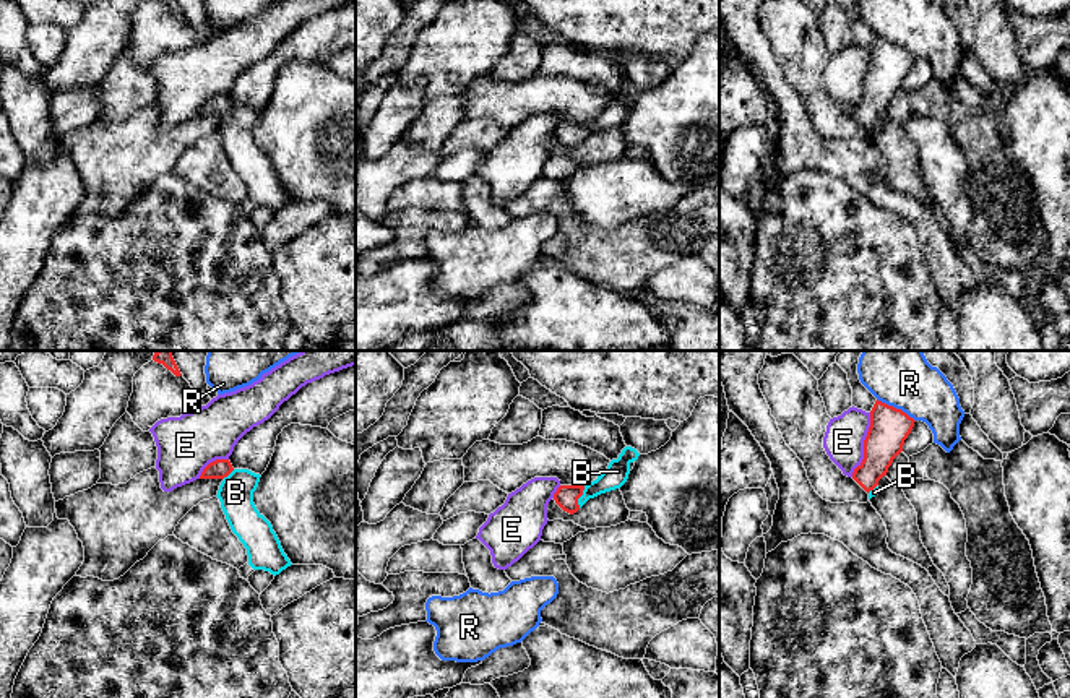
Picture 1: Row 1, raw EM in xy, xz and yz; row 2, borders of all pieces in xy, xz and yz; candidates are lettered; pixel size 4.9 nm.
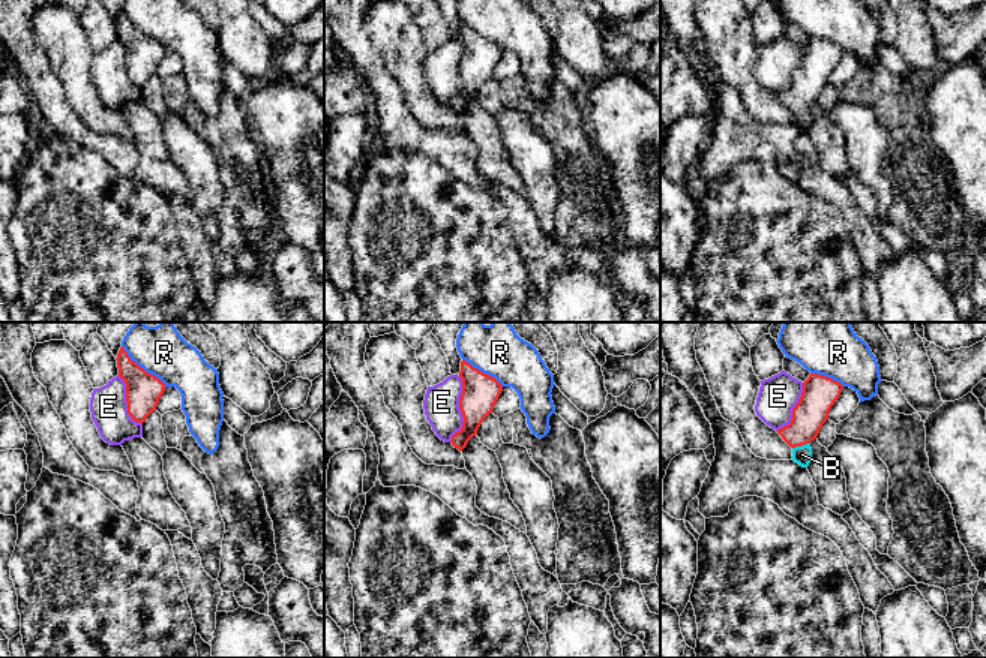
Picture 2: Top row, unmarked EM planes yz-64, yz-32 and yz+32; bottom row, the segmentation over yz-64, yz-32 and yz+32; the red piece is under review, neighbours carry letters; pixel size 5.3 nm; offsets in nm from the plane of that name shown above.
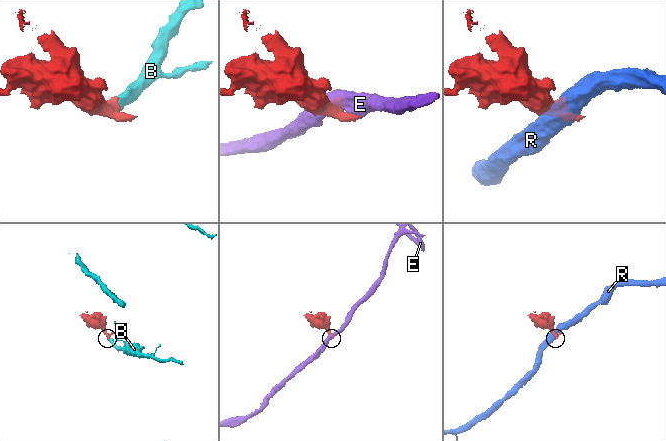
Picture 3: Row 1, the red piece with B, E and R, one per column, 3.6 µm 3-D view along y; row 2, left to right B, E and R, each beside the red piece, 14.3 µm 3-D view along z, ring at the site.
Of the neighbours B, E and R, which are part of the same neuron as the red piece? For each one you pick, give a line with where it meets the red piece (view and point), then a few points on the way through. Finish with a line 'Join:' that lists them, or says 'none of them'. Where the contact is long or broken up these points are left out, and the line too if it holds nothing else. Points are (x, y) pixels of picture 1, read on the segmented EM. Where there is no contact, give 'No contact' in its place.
B: Touches red at xz (580, 495). Path across: xz (565, 497), (580, 495), (601, 486), (617, 471)
Join: B

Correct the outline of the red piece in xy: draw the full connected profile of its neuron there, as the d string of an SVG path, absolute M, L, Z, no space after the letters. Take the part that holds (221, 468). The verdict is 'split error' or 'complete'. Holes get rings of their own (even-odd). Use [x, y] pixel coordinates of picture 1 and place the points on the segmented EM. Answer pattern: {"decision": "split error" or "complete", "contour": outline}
{"decision": "split error", "contour": "M229 459L209 463L200 479L221 479L218 498L232 532L247 549L248 565L279 575L291 567L271 523L257 510L253 492L260 474L248 469L234 469Z"}

